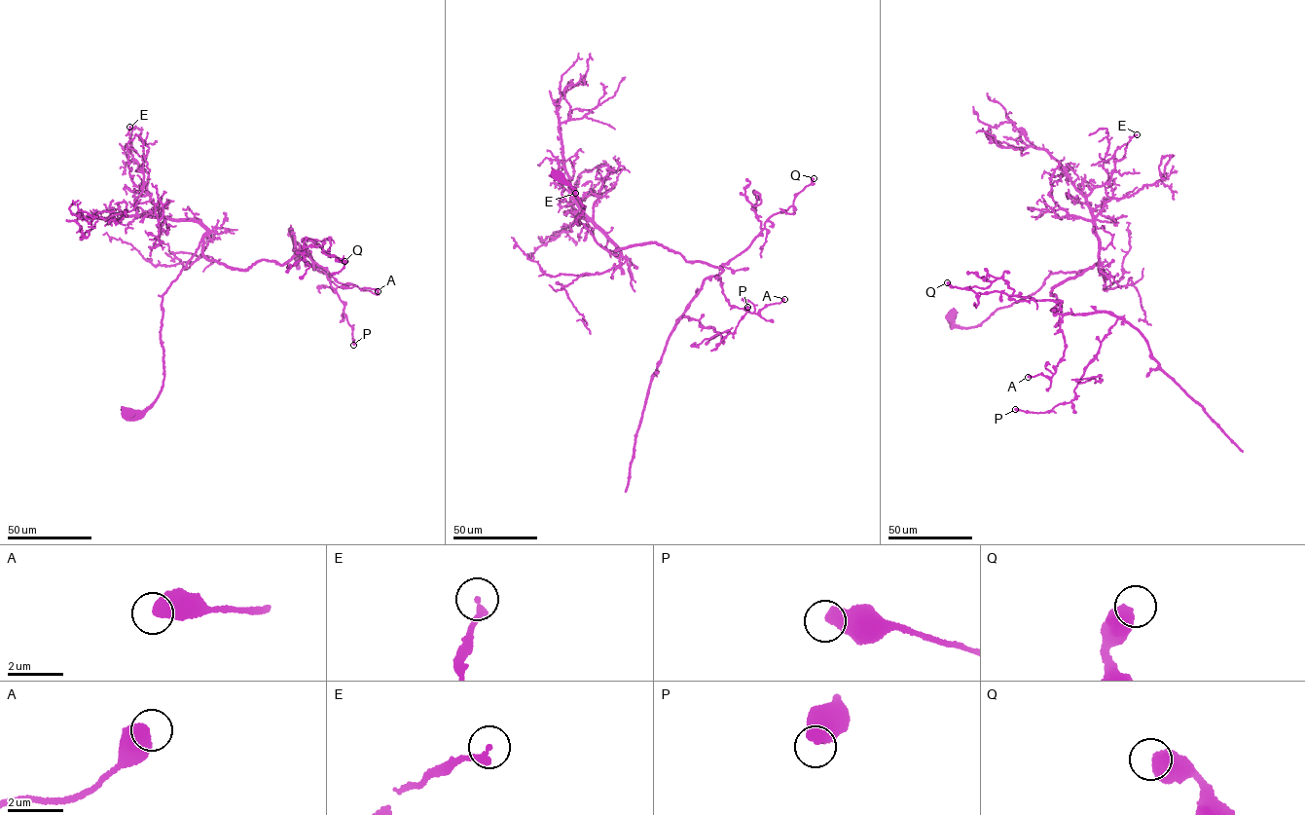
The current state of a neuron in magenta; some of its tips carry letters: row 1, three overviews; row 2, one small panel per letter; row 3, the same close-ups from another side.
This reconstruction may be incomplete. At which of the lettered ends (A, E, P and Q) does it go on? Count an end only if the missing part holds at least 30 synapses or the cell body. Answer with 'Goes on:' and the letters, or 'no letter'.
Goes on: no letter

